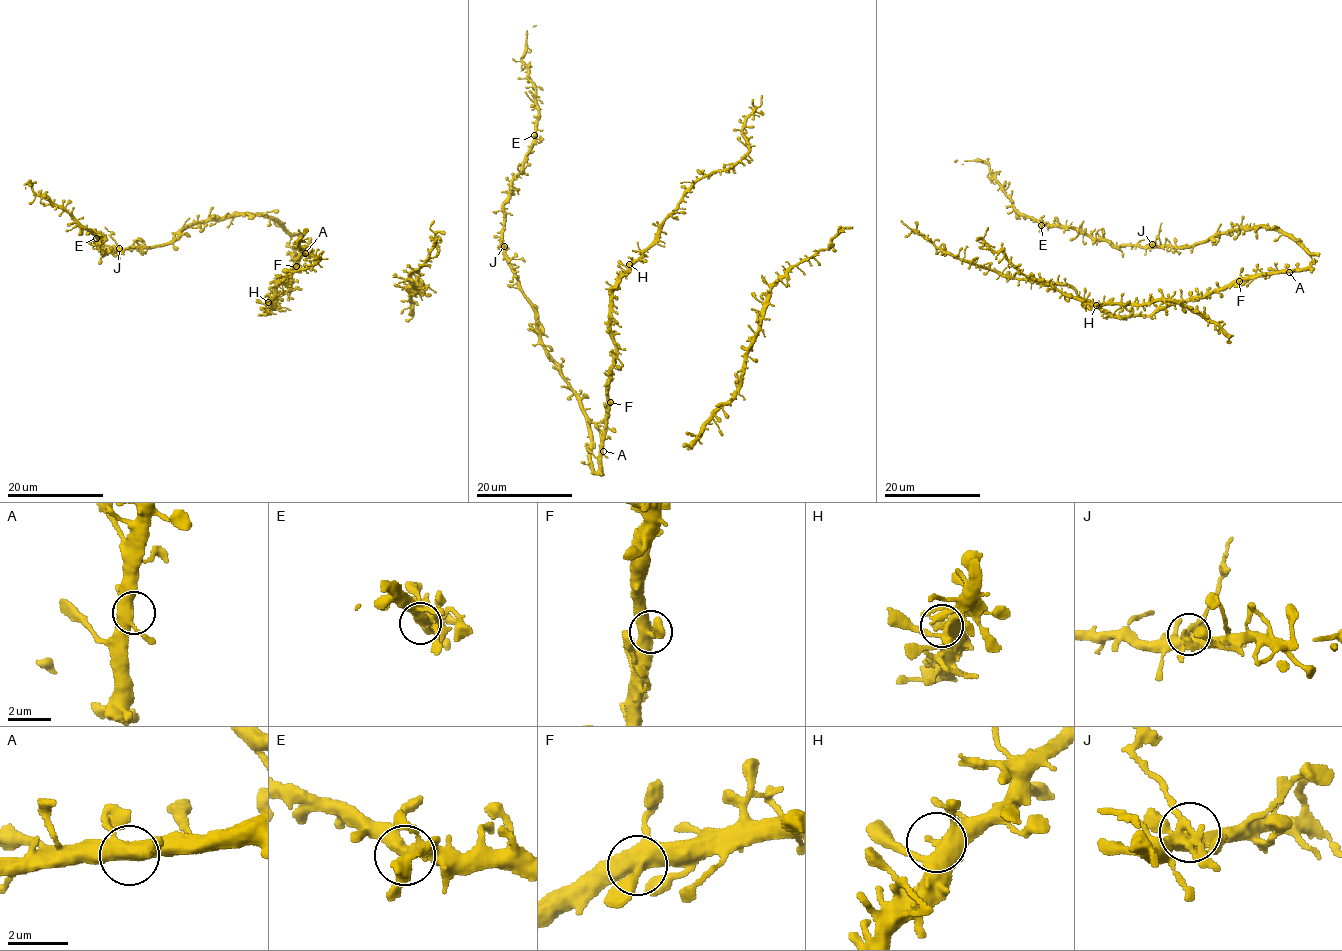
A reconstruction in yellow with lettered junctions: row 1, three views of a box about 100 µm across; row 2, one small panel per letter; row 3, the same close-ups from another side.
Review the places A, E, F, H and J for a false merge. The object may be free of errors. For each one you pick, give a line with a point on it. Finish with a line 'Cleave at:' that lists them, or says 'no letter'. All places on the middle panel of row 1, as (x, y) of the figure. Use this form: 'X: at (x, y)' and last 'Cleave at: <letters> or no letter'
J: at (504, 246)
Cleave at: J

